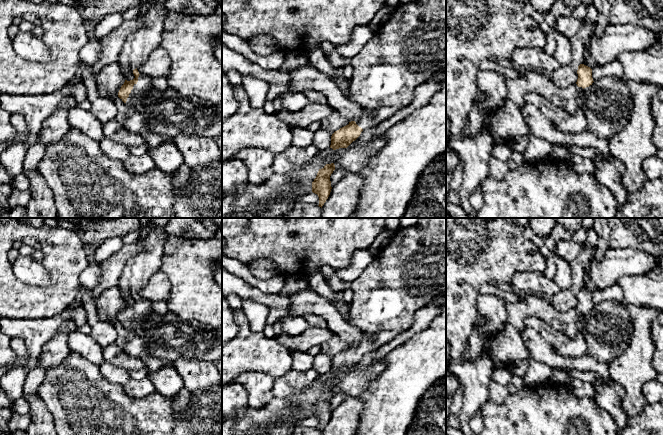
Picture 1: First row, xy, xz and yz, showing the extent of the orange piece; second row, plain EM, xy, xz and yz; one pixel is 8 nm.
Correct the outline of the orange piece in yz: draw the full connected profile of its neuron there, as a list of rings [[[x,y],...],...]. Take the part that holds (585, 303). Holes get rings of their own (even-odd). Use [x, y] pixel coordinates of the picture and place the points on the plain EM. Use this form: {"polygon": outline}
{"polygon": [[[584,288],[578,290],[577,298],[578,303],[575,308],[567,312],[559,312],[552,306],[549,299],[526,294],[516,303],[507,302],[508,326],[521,333],[527,327],[525,319],[537,317],[567,336],[575,336],[578,333],[579,317],[594,306],[592,293]]]}

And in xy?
{"polygon": [[[137,292],[133,294],[133,298],[135,302],[130,305],[125,304],[118,316],[118,321],[129,331],[135,333],[133,322],[141,316],[154,313],[154,311],[151,307],[151,301],[140,299]]]}

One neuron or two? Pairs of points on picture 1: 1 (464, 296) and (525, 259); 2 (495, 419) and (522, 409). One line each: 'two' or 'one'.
1: one
2: one

